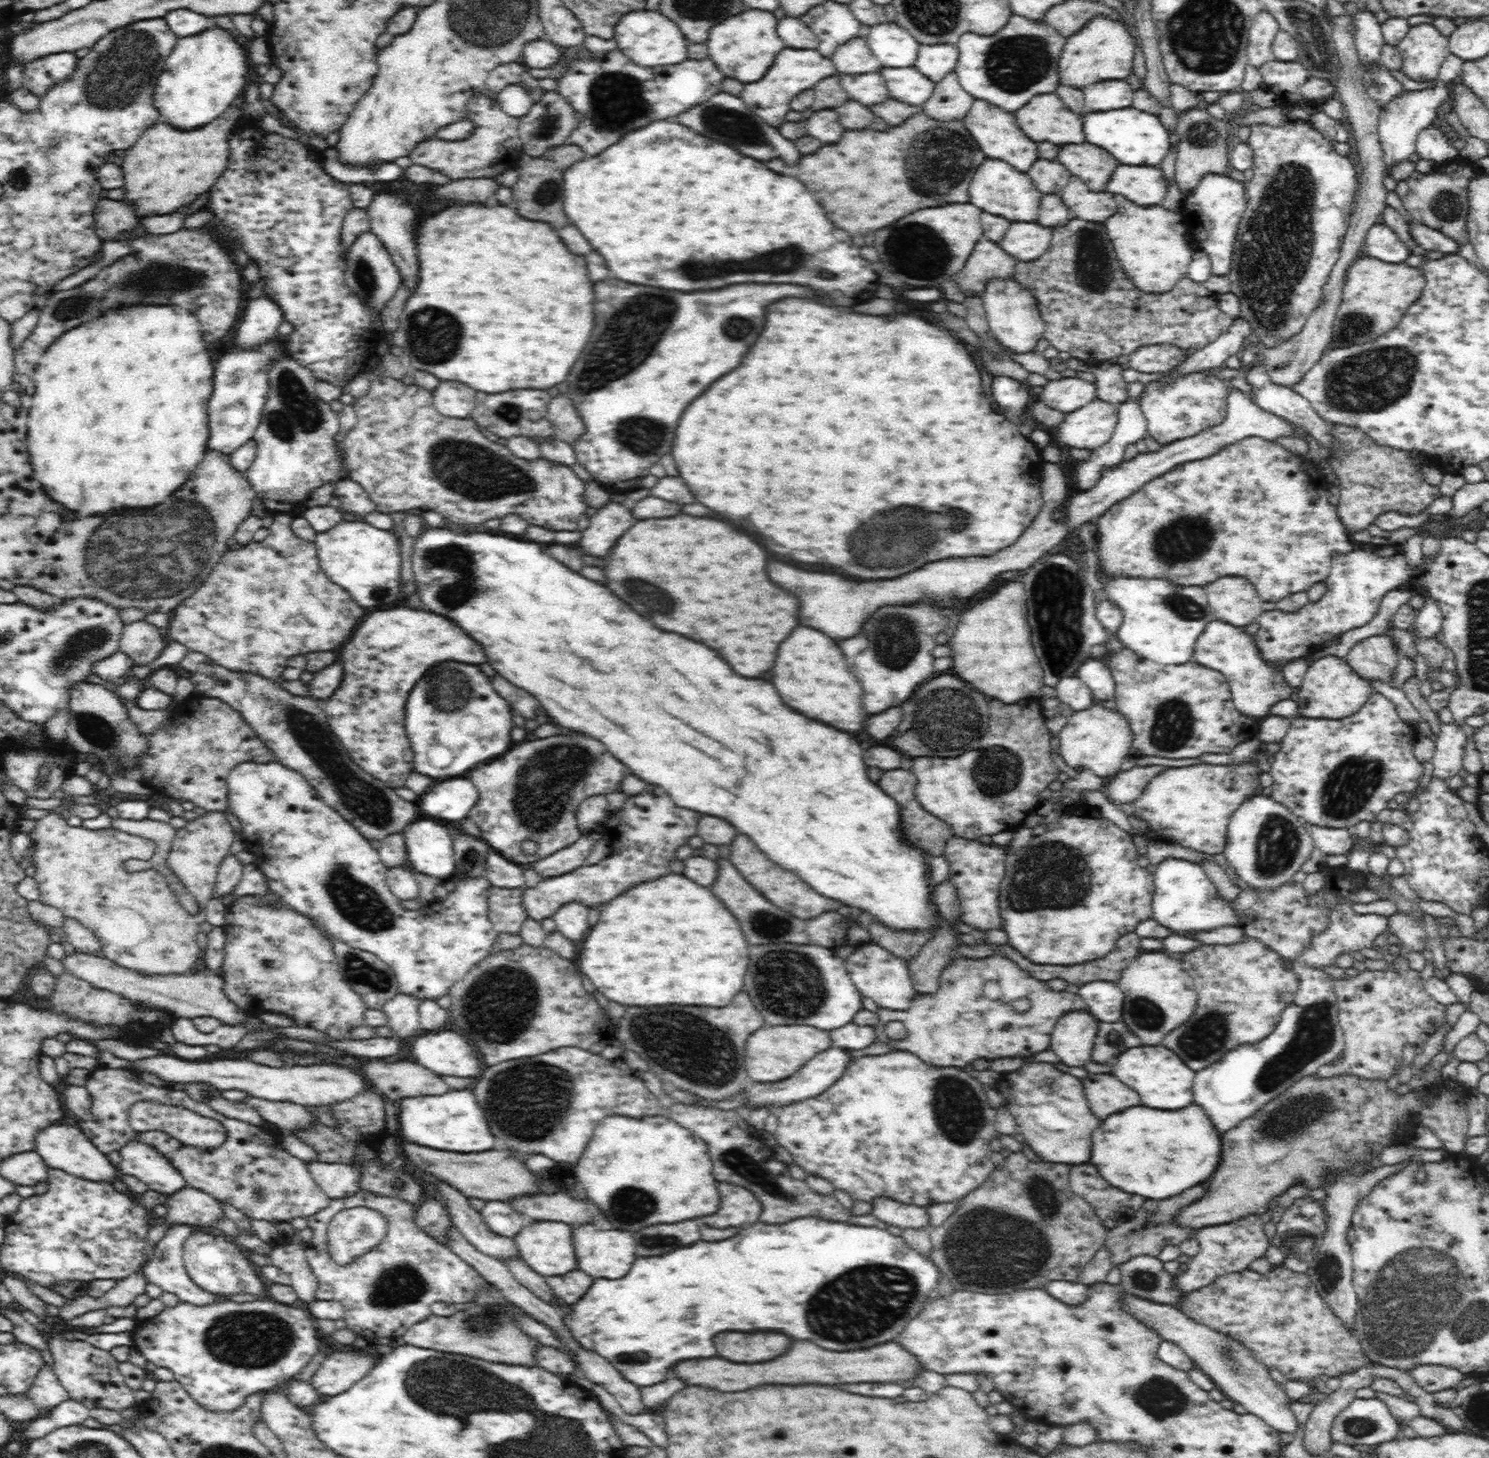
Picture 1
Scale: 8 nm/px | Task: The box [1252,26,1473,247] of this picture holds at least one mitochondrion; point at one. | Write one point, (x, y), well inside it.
(1447, 205)

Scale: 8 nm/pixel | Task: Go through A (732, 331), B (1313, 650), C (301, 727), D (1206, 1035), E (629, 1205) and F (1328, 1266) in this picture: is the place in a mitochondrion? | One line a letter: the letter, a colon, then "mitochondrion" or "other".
A: mitochondrion
B: other
C: mitochondrion
D: mitochondrion
E: mitochondrion
F: mitochondrion

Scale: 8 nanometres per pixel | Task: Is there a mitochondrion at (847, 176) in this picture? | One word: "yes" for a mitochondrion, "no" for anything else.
no

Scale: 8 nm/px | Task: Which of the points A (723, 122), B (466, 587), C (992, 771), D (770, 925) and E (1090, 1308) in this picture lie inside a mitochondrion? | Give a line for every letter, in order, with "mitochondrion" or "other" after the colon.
A: mitochondrion
B: mitochondrion
C: mitochondrion
D: mitochondrion
E: other

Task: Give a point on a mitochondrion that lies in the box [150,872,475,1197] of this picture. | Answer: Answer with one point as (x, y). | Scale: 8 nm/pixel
(362, 972)

